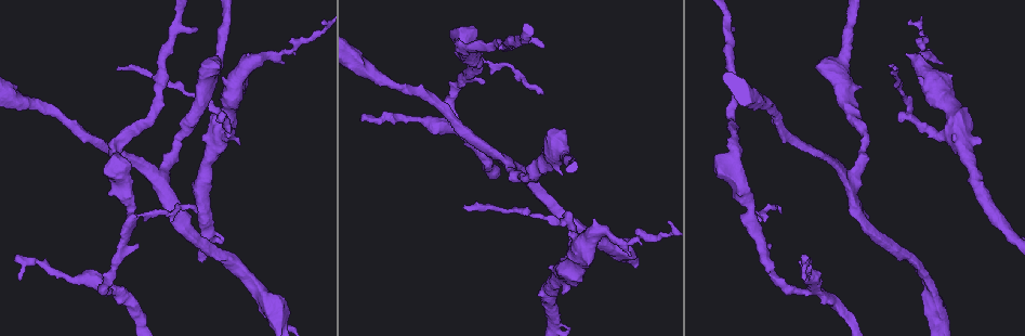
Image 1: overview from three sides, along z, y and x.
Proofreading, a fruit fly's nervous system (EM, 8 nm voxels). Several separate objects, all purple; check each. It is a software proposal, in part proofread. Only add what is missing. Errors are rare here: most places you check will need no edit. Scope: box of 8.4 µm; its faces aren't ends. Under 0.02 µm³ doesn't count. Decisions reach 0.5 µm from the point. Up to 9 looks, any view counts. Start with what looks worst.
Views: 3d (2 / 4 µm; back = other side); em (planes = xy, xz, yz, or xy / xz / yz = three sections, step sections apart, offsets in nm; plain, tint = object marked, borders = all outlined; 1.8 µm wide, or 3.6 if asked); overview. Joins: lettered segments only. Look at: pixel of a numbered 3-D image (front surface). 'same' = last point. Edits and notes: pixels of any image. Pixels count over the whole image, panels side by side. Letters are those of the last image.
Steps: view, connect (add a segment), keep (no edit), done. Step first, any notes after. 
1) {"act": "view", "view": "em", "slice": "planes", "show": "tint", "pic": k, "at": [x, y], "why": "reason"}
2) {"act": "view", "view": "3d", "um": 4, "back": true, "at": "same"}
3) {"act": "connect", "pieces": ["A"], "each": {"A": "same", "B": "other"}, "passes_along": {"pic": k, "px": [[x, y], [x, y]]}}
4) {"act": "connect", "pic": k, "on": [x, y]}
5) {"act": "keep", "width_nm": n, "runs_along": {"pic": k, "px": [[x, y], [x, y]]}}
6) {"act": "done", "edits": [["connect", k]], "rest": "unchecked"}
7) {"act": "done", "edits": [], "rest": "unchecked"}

{"act": "view", "view": "em", "slice": "planes", "show": "borders", "pic": 1, "at": [804, 277], "why": "an open end"}

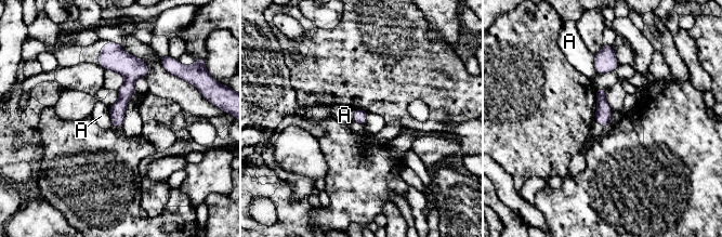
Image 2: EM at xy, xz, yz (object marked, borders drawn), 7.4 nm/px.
{"act": "keep", "width_nm": 100, "each": {"A": "other"}, "border": {"pic": 2, "px": [[108, 107], [113, 127]]}, "found": "none of them fits"}

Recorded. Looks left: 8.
{"act": "view", "view": "em", "slice": "xy", "step": 4, "show": "borders", "pic": 1, "at": [118, 69], "why": "long arm stops here"}

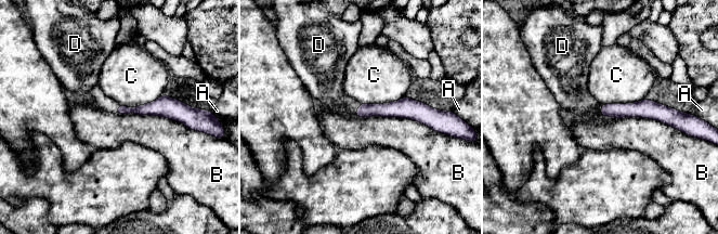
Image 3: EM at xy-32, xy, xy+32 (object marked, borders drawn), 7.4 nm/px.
{"act": "view", "view": "em", "slice": "planes", "show": "borders", "at": "same", "why": "cut it another way"}

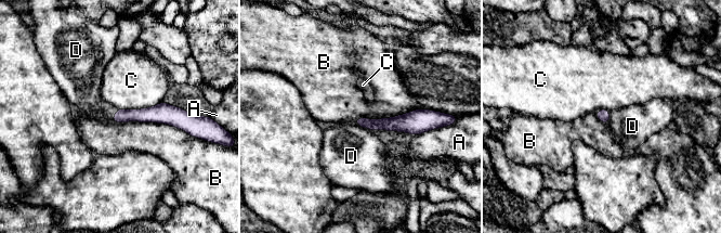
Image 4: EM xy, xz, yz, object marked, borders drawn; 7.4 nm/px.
{"act": "keep", "each": {"A": "other", "B": "other", "C": "other", "D": "other"}, "border": {"pic": 4, "px": [[112, 119], [166, 123], [192, 136]]}, "found": "none of them fits"}

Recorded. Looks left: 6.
{"act": "view", "view": "em", "slice": "planes", "show": "borders", "pic": 1, "at": [810, 291]}

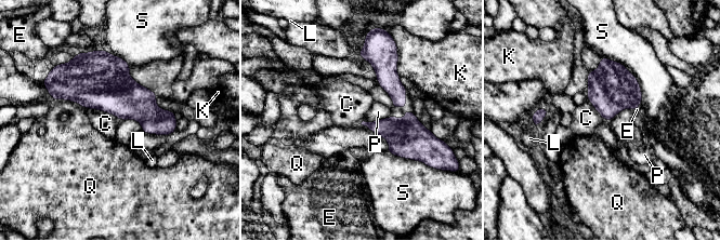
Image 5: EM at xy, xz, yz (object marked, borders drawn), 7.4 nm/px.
{"act": "keep", "longest_contact_nm": ["S", 460], "each": {"C": "other", "E": "other", "K": "other", "L": "other", "P": "other", "Q": "other", "S": "other"}, "border": {"pic": 5, "px": [[89, 107], [113, 114], [120, 119]]}, "found": "none of them fits"}

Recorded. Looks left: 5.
{"act": "view", "view": "3d", "um": 2, "pic": 1, "at": [184, 90], "why": "a narrow waist"}

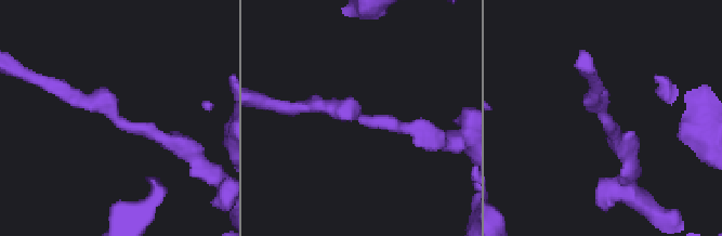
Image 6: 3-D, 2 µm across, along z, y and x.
{"act": "view", "view": "em", "slice": "planes", "show": "plain", "pic": 6, "at": [121, 118]}

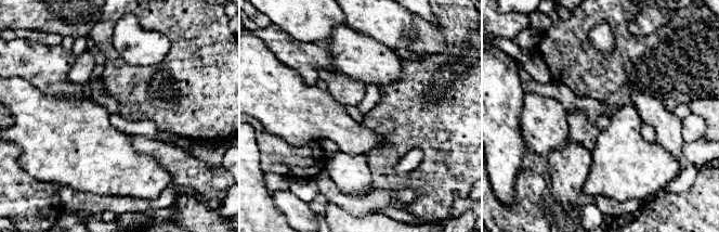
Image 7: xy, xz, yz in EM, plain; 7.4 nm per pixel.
{"act": "view", "view": "em", "slice": "planes", "show": "borders", "at": "same"}

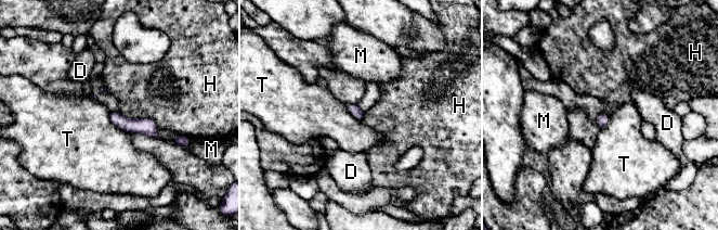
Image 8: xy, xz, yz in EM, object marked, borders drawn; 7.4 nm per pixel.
{"act": "keep", "each": {"D": "other", "H": "other", "M": "other", "T": "other"}, "found": "no lettered segment goes on from it"}

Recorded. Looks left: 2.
{"act": "done", "edits": [], "rest": "unchecked"}

